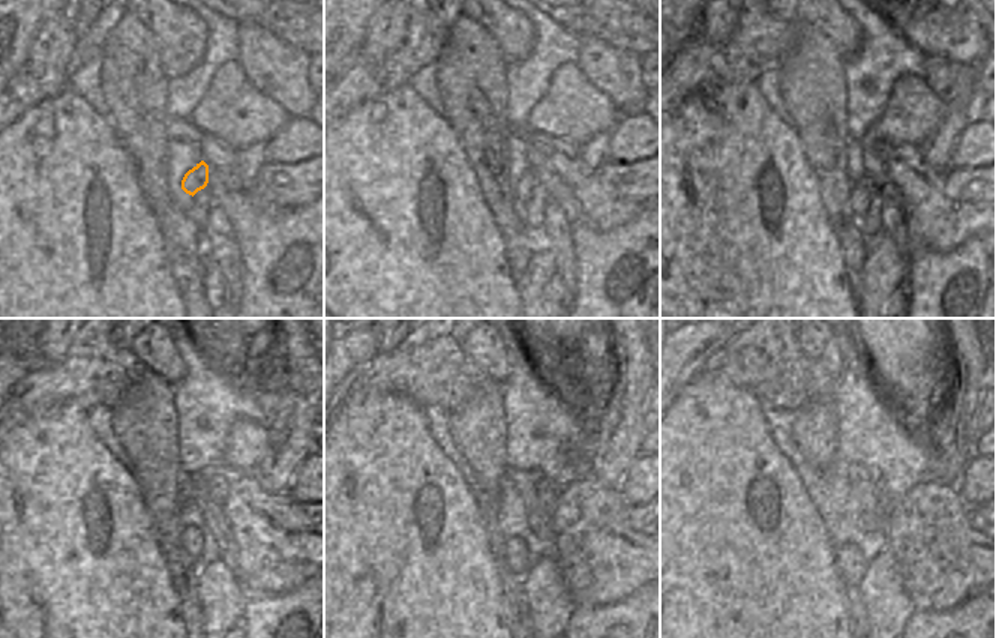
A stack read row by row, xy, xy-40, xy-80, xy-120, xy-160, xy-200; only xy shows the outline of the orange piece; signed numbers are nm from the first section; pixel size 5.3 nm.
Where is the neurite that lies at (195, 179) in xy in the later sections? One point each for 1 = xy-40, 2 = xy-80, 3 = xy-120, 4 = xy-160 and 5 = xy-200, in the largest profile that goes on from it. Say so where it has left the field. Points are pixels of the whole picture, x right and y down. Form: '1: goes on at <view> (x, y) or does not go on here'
1: goes on at xy-40 (524, 189)
2: goes on at xy-80 (860, 197)
3: goes on at xy-120 (191, 539)
4: goes on at xy-160 (515, 554)
5: goes on at xy-200 (849, 559)

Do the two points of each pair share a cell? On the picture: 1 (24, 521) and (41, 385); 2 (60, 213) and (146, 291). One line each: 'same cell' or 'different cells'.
1: different cells
2: same cell

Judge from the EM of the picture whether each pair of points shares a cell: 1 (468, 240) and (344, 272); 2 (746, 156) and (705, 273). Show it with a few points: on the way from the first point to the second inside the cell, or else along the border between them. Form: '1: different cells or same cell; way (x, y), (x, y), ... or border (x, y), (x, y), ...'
1: same cell; way (437, 260), (398, 272), (375, 272)
2: same cell; way (722, 185), (714, 215), (705, 231), (705, 245)

